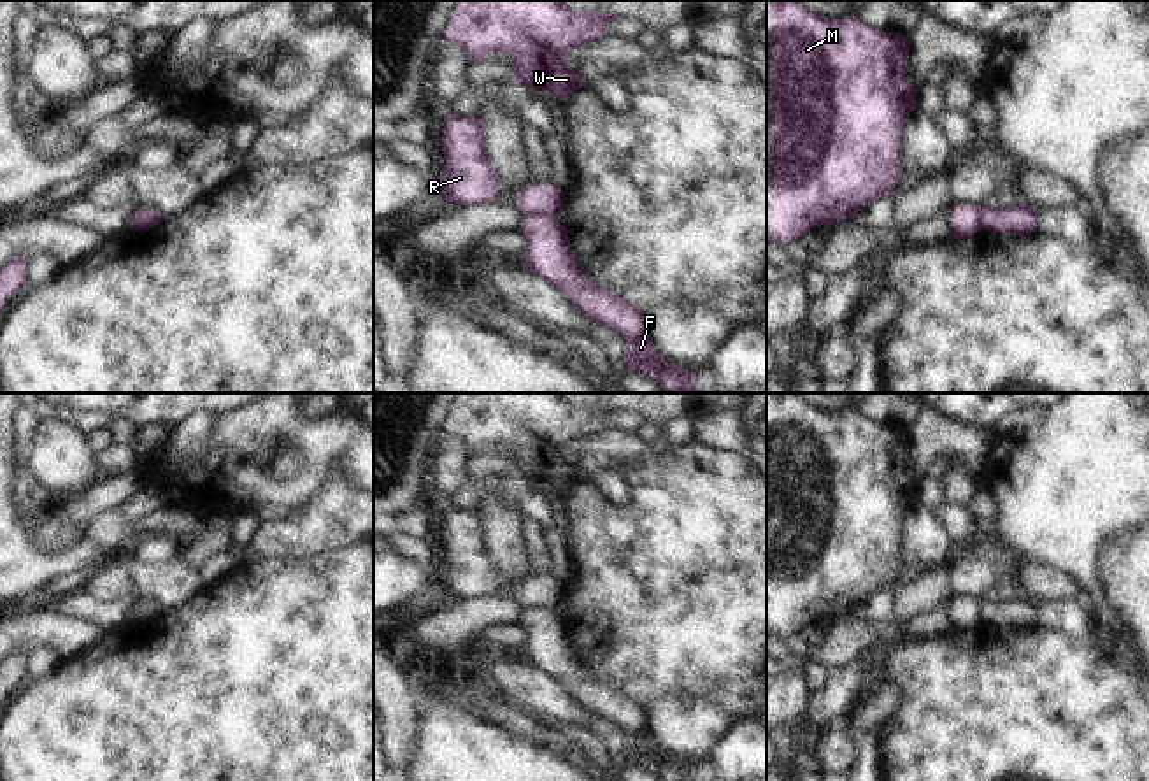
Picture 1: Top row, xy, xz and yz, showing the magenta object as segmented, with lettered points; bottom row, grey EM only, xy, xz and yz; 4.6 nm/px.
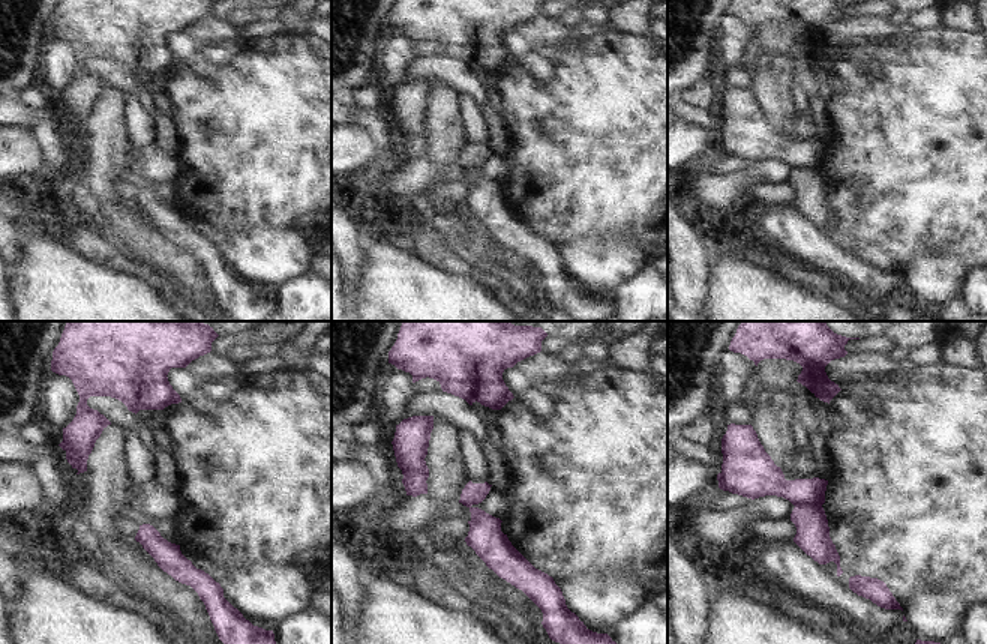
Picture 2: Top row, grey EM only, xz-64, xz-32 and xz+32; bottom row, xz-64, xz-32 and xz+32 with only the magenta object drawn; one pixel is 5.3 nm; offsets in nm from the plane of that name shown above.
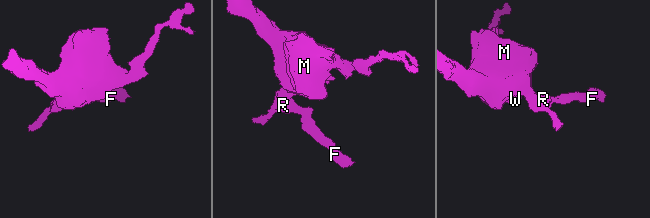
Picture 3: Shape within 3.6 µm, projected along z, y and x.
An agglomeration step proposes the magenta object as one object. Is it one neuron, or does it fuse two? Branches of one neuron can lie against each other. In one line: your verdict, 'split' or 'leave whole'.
split

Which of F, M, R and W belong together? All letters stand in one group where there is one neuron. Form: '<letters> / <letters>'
F / M R W

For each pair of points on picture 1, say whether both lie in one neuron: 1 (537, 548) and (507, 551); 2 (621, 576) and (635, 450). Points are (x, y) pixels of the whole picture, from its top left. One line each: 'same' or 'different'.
1: different
2: different

